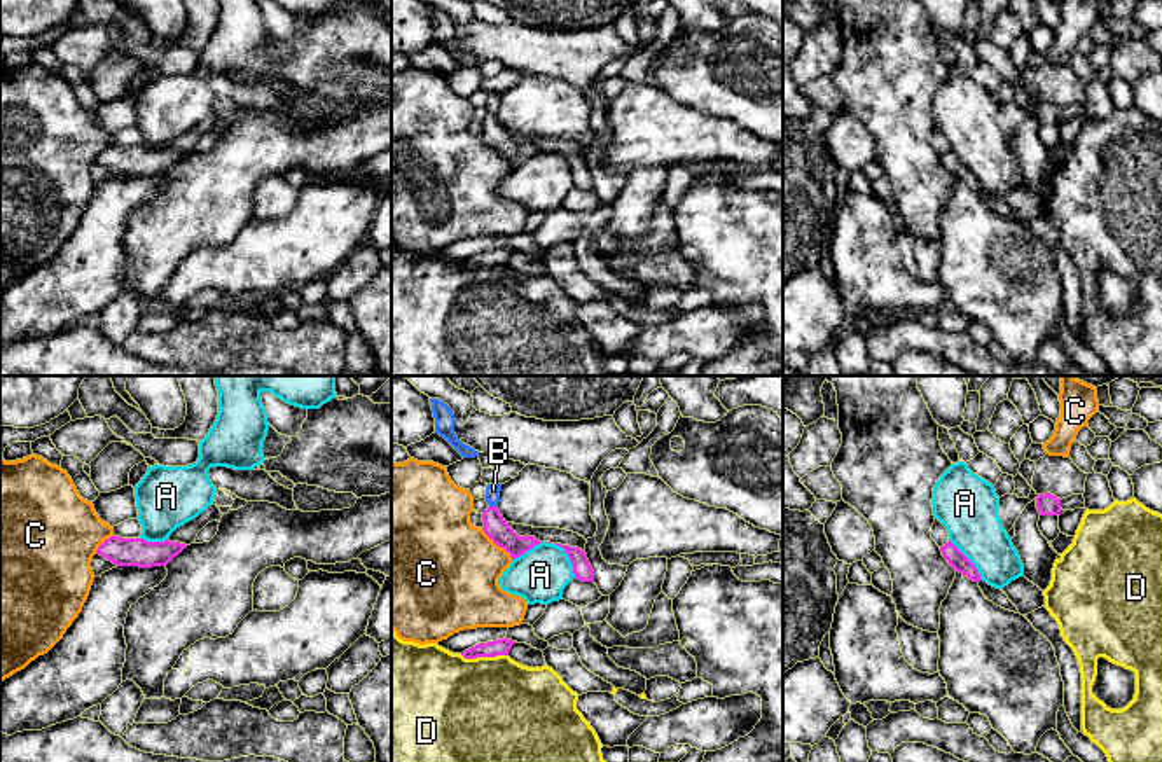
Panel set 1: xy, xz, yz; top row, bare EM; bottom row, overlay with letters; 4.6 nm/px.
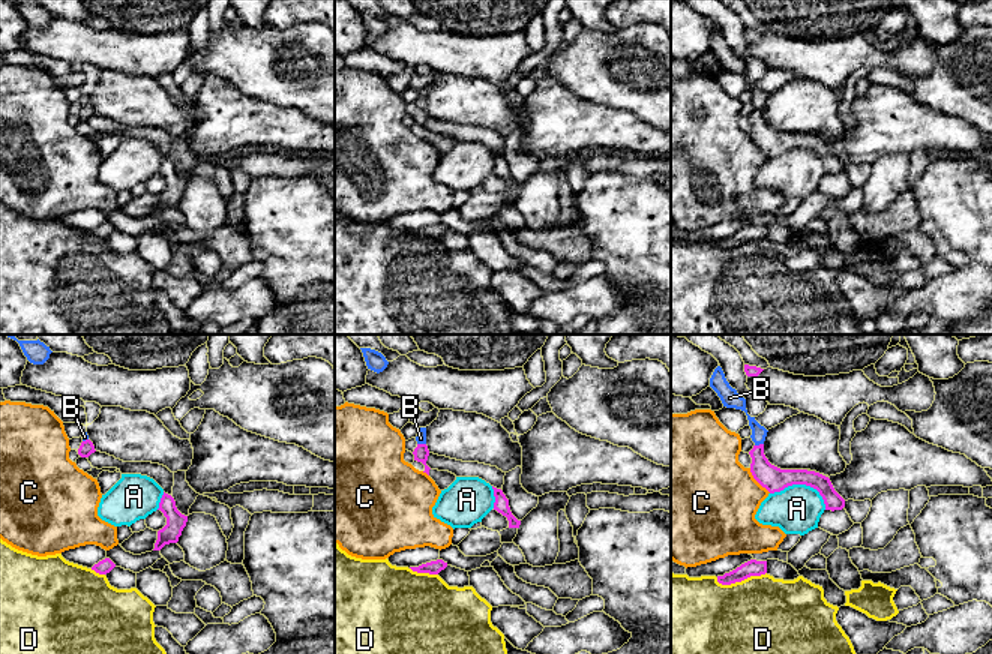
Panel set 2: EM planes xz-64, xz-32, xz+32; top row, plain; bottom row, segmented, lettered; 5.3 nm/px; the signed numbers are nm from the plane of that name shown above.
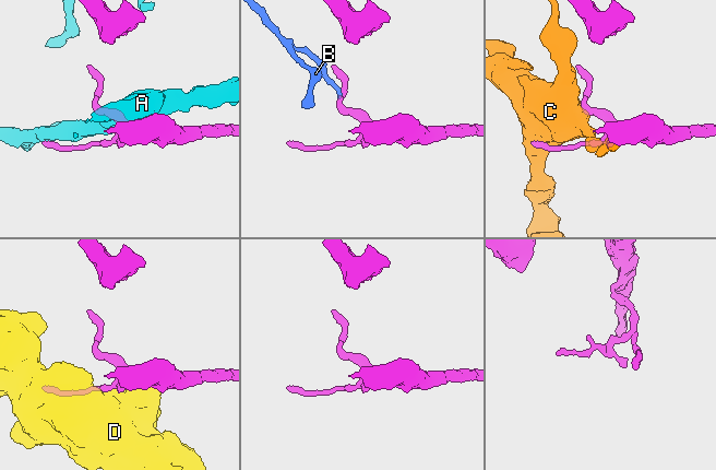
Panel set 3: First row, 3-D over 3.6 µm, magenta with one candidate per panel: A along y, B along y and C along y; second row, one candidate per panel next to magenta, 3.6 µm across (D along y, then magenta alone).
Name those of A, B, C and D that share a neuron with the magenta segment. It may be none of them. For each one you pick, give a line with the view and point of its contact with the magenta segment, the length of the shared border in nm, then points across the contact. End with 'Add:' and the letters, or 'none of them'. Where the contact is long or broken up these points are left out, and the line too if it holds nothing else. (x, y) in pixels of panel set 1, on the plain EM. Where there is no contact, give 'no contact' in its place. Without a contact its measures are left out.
Add: none of them

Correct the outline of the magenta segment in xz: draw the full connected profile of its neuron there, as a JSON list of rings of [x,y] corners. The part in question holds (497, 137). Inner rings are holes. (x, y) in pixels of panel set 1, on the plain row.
[[[488,115],[482,121],[484,142],[501,157],[505,157],[512,168],[522,164],[535,154],[542,152],[535,145],[519,145],[500,122],[498,115]]]

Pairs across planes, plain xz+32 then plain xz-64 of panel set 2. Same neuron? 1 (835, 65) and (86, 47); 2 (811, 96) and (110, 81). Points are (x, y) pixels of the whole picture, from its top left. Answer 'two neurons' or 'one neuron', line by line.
1: one neuron
2: one neuron

